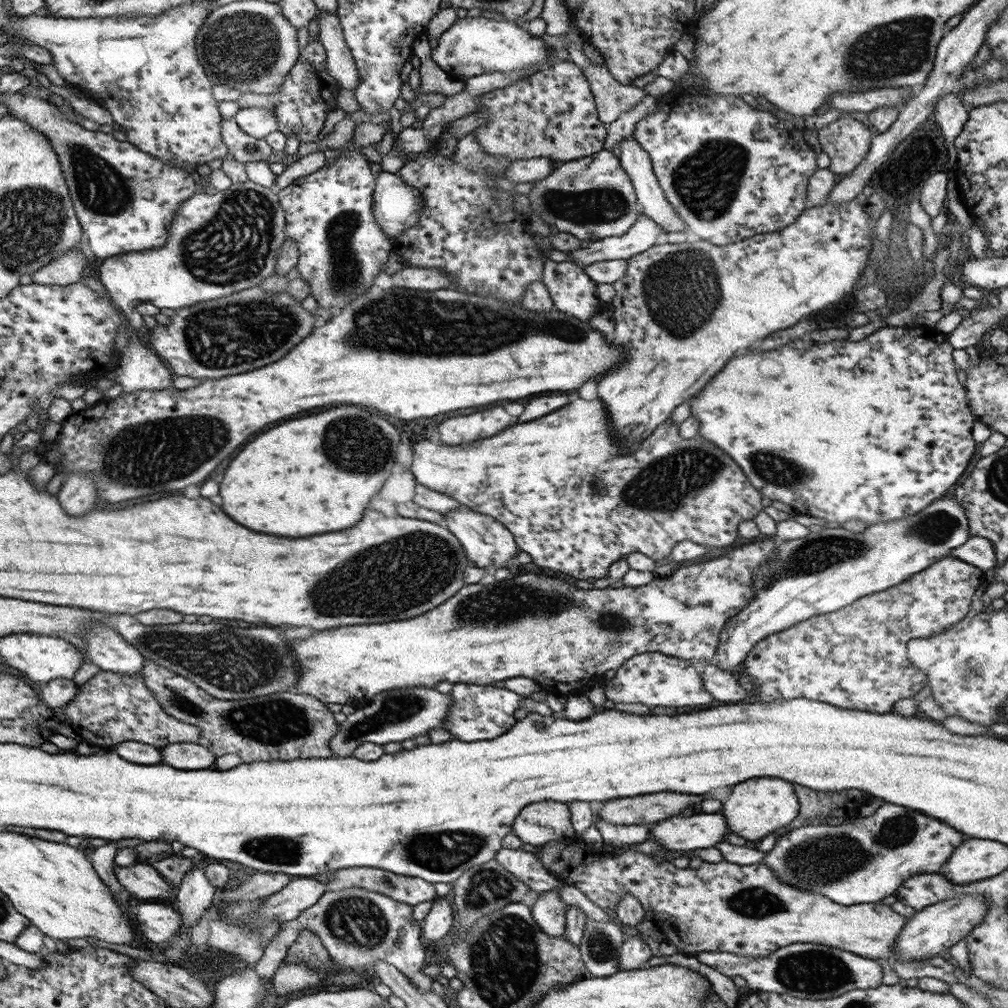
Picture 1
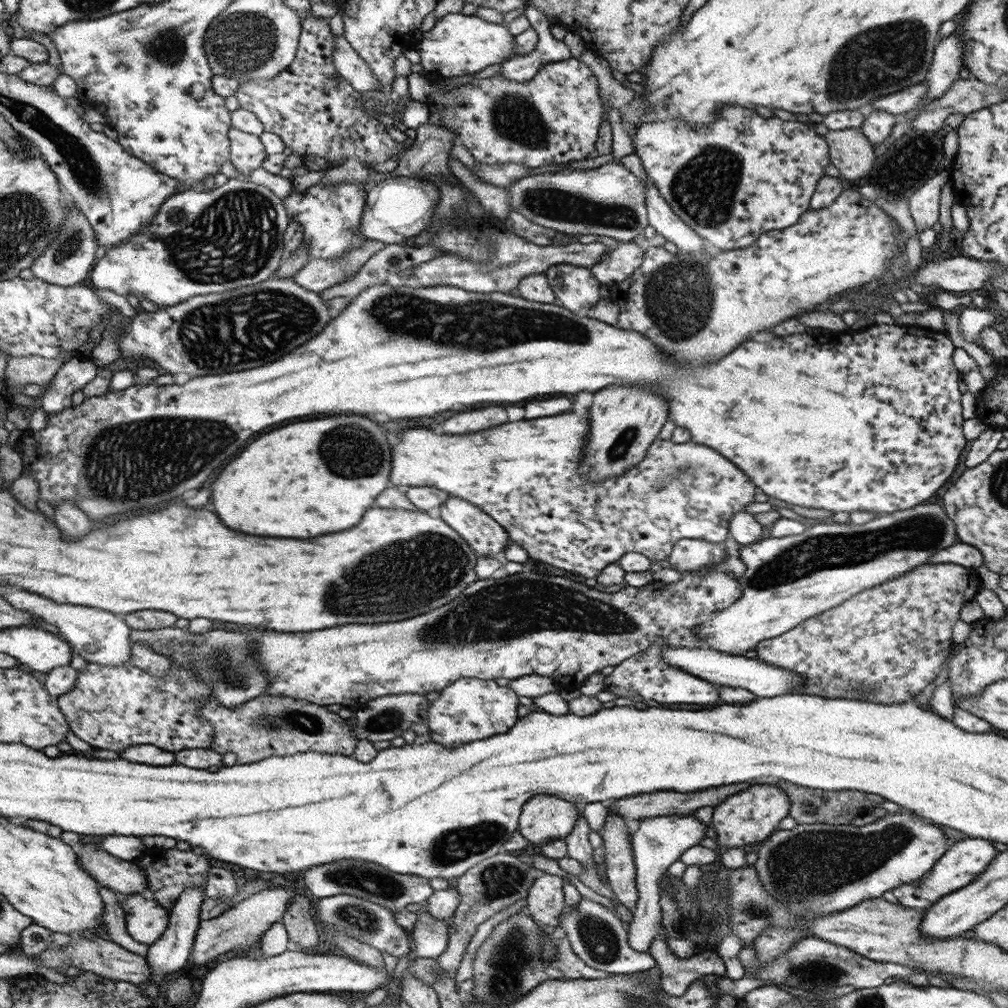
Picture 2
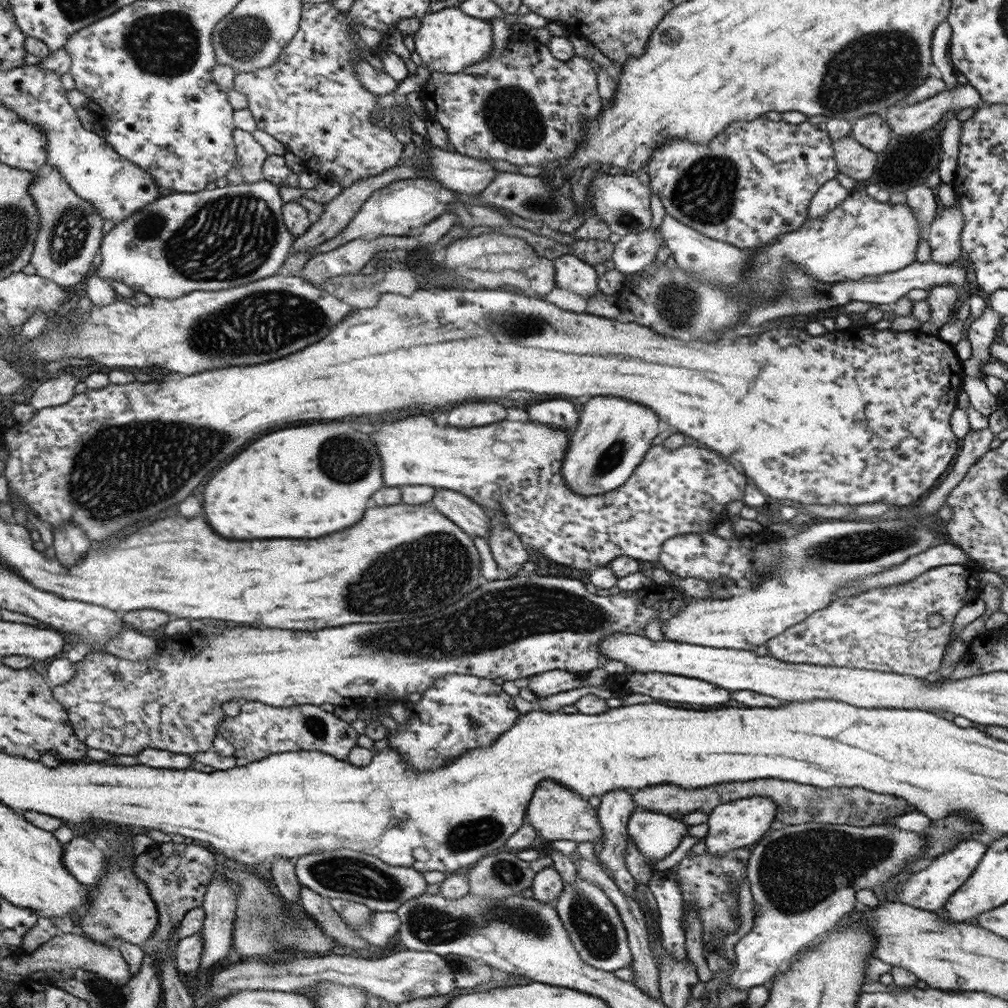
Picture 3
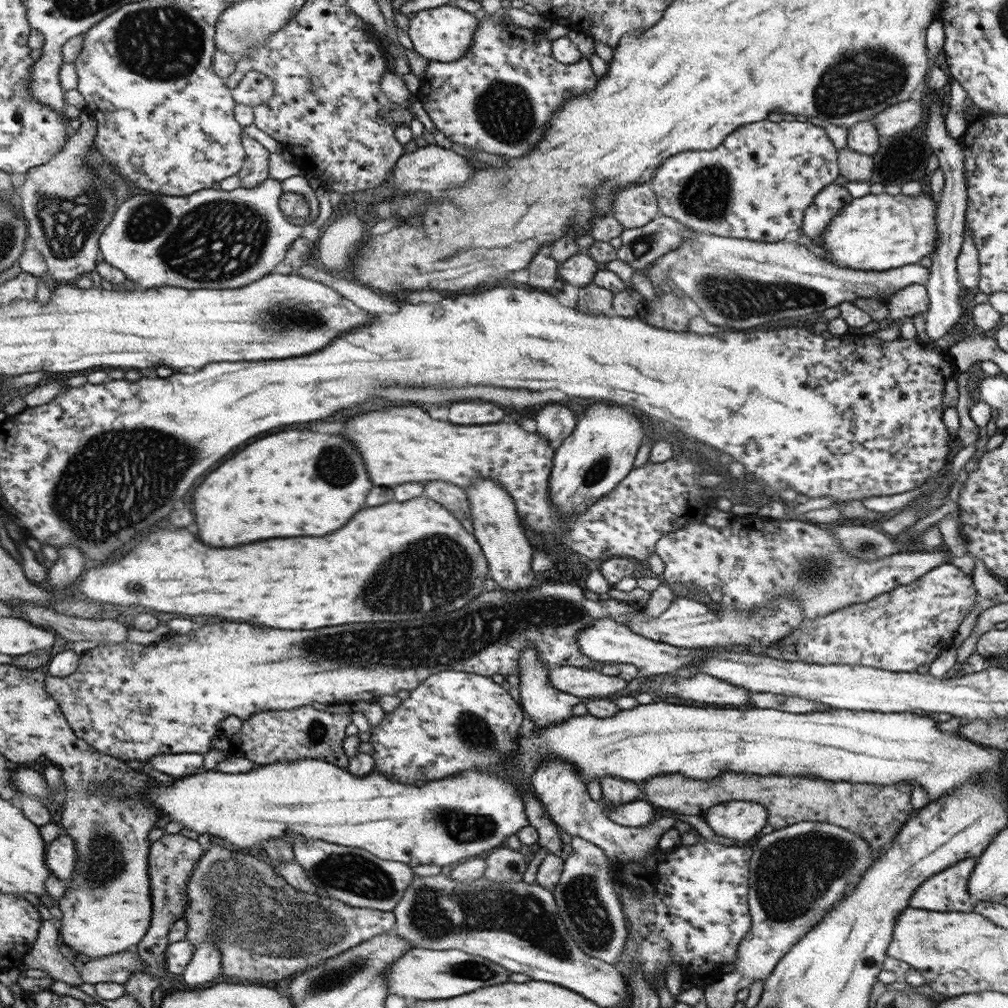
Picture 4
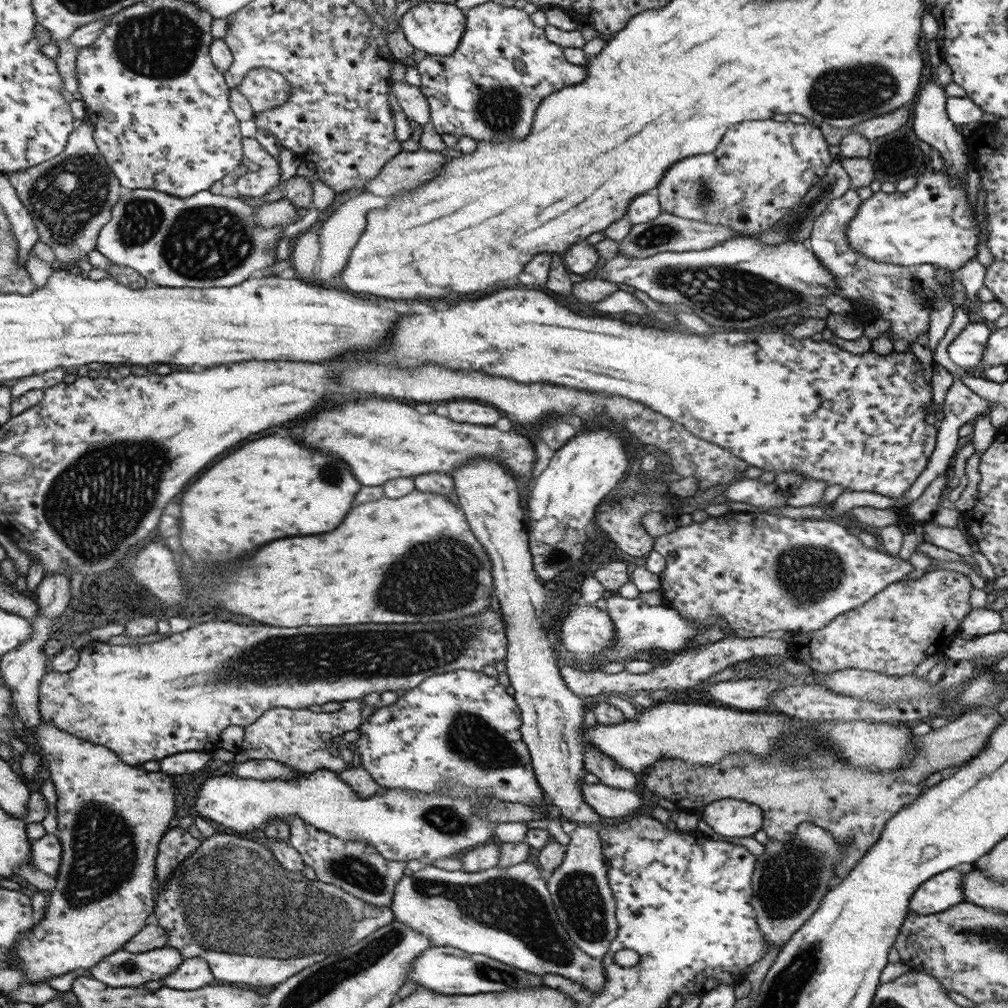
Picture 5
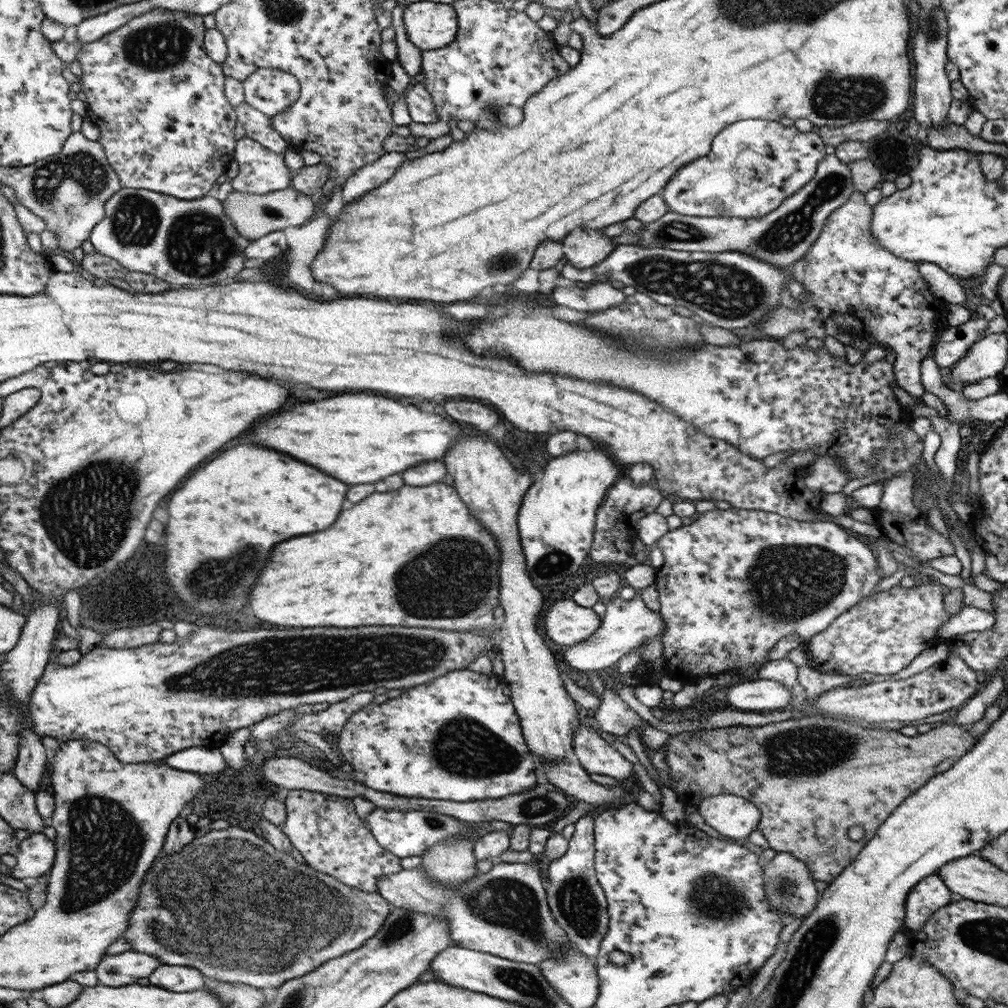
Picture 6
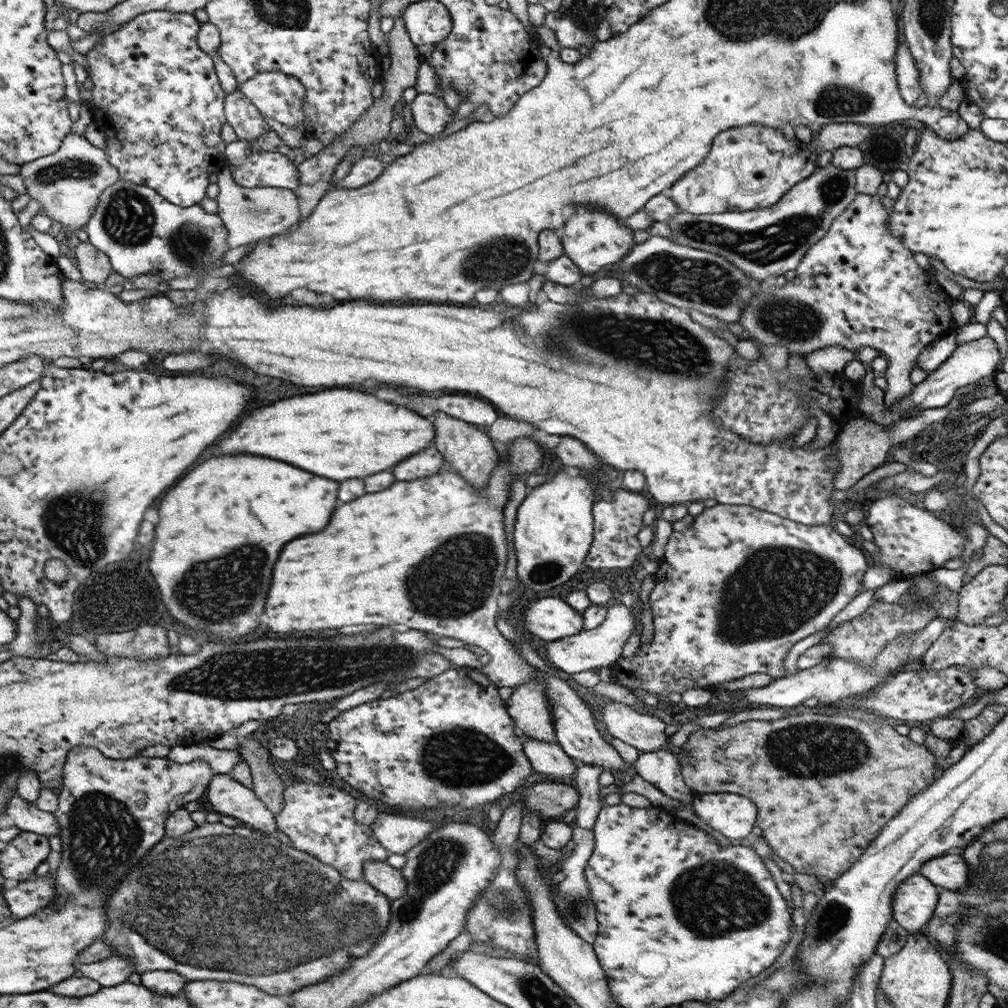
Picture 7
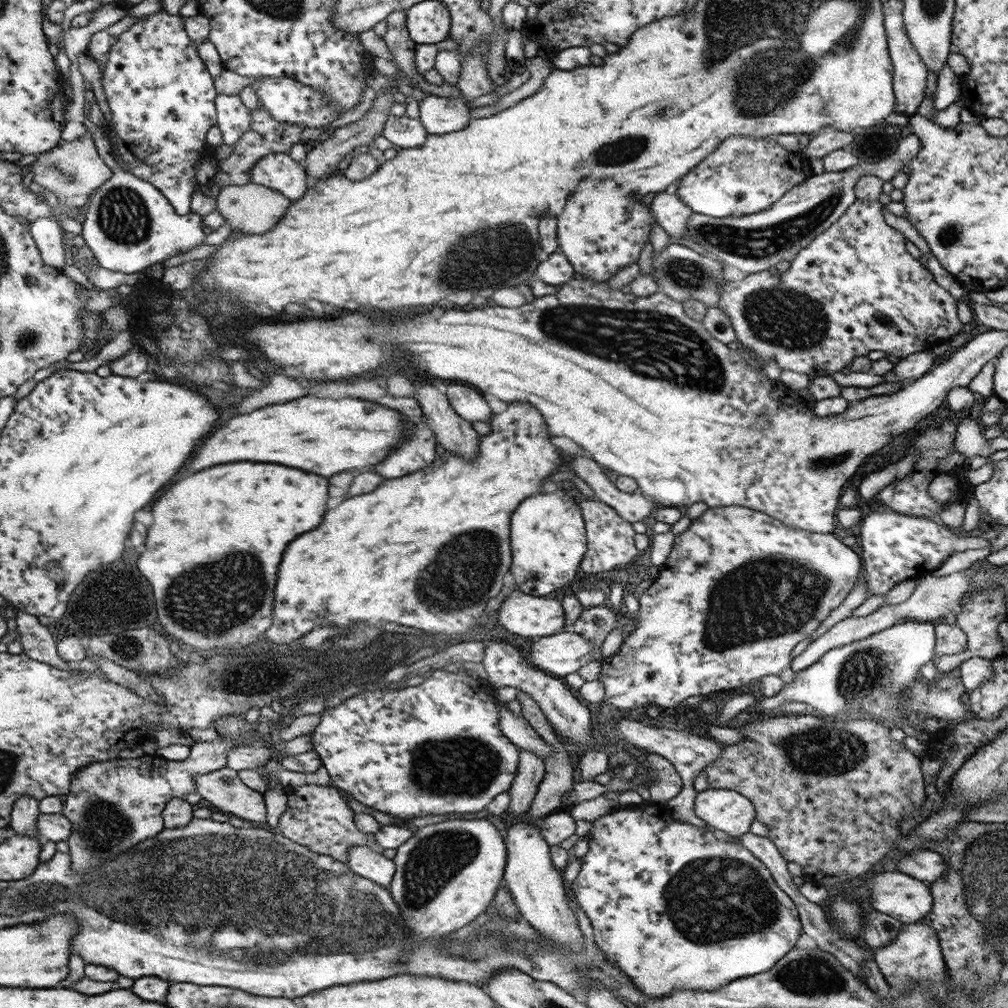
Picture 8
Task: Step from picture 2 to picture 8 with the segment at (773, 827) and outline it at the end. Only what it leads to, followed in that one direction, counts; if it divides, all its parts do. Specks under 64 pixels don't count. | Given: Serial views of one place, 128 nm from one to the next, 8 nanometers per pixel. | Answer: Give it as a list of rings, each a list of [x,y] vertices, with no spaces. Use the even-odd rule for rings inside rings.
[[[706,789],[697,792],[695,796],[695,813],[706,824],[713,826],[714,831],[721,836],[731,839],[750,832],[750,826],[754,822],[755,808],[748,798],[739,792],[728,789]]]

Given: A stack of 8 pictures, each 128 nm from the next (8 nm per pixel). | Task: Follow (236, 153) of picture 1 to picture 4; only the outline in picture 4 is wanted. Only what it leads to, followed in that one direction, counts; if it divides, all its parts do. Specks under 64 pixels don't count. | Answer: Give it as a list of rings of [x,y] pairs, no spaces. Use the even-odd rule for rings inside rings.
[[[242,133],[242,145],[245,146],[245,171],[242,176],[244,188],[256,188],[269,179],[269,149],[250,136]]]

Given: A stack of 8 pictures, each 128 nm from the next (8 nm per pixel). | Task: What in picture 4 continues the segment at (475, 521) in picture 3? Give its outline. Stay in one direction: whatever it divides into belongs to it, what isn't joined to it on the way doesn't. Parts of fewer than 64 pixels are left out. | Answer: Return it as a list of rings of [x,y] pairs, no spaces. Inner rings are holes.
[[[432,480],[432,482],[424,484],[423,496],[440,503],[457,517],[466,515],[470,519],[472,516],[468,496],[460,486],[453,485],[450,482]]]

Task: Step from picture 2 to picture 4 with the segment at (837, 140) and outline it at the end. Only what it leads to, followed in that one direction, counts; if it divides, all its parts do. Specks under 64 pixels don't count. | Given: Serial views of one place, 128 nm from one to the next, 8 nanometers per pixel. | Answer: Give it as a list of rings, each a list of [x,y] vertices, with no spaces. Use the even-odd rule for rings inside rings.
[[[845,146],[837,151],[837,166],[839,175],[850,182],[867,182],[873,174],[874,162],[872,156],[854,152]]]

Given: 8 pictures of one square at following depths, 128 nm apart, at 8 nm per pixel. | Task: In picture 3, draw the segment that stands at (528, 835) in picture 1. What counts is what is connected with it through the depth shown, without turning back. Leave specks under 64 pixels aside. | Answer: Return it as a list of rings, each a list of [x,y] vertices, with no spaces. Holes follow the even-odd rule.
[[[550,779],[542,780],[536,785],[525,818],[526,824],[532,825],[538,836],[546,840],[590,842],[593,845],[602,844],[604,847],[604,829],[600,825],[597,809],[588,803],[587,798]]]

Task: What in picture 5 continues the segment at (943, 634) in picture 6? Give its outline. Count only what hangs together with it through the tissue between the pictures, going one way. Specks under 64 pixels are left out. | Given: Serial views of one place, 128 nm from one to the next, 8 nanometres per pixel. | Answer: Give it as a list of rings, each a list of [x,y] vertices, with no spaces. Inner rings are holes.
[[[974,608],[957,628],[957,636],[965,640],[974,640],[998,632],[1000,626],[1002,626],[1000,613],[985,608]]]

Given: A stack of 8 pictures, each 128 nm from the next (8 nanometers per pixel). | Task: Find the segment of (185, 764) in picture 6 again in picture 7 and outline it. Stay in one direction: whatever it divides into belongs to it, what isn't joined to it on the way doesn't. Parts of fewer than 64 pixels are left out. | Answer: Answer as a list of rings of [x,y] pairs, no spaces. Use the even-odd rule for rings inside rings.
[[[201,742],[172,745],[167,758],[172,759],[175,763],[182,764],[192,762],[194,759],[204,759],[204,761],[210,763],[214,774],[230,774],[234,768],[234,764],[243,760],[241,751],[237,751],[236,749],[219,750]]]

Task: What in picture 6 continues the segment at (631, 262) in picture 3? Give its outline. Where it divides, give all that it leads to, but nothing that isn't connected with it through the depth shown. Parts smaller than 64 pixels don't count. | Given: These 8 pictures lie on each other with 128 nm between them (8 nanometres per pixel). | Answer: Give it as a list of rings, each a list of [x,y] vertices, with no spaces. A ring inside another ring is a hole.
[[[826,155],[819,163],[816,175],[810,179],[810,182],[802,186],[797,193],[786,197],[778,208],[766,213],[766,216],[760,218],[742,218],[732,216],[712,216],[712,217],[695,217],[678,214],[674,211],[668,211],[662,218],[646,224],[644,231],[639,234],[642,237],[640,245],[658,246],[672,250],[683,250],[690,252],[742,252],[748,254],[760,262],[768,262],[776,268],[780,266],[792,266],[798,260],[802,261],[803,256],[809,251],[809,248],[819,238],[823,230],[824,222],[828,216],[840,208],[855,190],[852,172],[850,166],[843,164],[838,160],[836,155]]]

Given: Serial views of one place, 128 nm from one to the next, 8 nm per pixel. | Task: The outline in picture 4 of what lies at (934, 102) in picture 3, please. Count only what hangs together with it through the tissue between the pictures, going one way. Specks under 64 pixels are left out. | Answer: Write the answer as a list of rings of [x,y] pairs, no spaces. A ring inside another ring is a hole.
[[[906,100],[893,104],[889,108],[882,110],[876,117],[873,117],[870,122],[876,128],[880,137],[894,136],[900,132],[908,132],[917,124],[921,124],[922,102],[914,102],[914,100]]]

